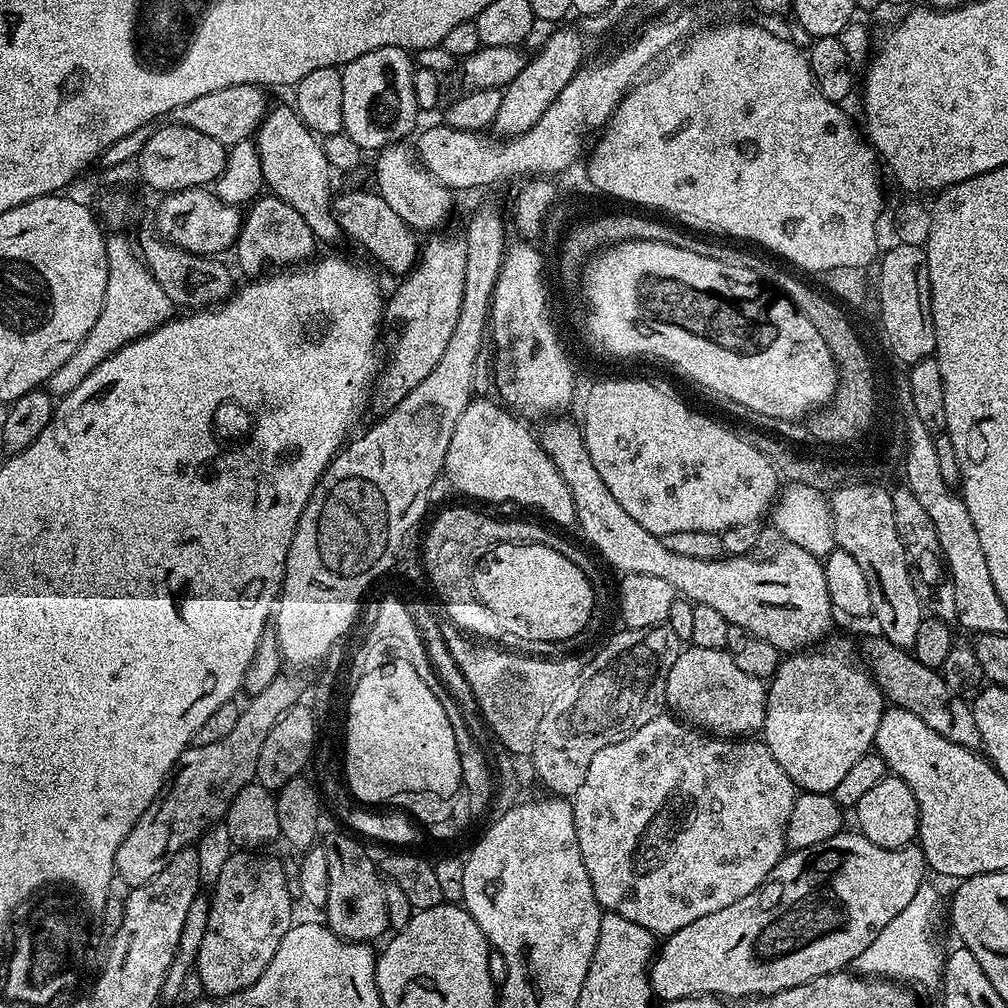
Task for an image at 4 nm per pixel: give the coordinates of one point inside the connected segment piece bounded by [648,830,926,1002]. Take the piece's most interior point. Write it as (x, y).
(821, 906)

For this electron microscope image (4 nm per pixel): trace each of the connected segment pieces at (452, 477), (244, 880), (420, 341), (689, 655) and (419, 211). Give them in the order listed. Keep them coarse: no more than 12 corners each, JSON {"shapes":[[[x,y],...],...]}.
{"shapes":[[[473,398],[443,475],[464,496],[576,524],[537,433]],[[236,850],[210,892],[195,972],[246,990],[292,927],[290,876]],[[432,234],[386,302],[396,327],[371,411],[390,411],[458,326],[463,235]],[[688,646],[664,699],[717,738],[764,727],[768,689],[723,648]],[[407,143],[381,148],[374,188],[413,230],[447,222],[453,189]]]}

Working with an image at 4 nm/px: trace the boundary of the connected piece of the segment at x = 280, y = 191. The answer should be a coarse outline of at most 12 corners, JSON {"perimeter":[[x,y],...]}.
{"perimeter":[[295,107],[256,129],[267,191],[341,239],[334,169]]}

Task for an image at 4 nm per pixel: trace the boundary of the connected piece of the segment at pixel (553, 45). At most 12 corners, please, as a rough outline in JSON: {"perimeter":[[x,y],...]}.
{"perimeter":[[560,28],[502,91],[491,131],[521,136],[585,63]]}

